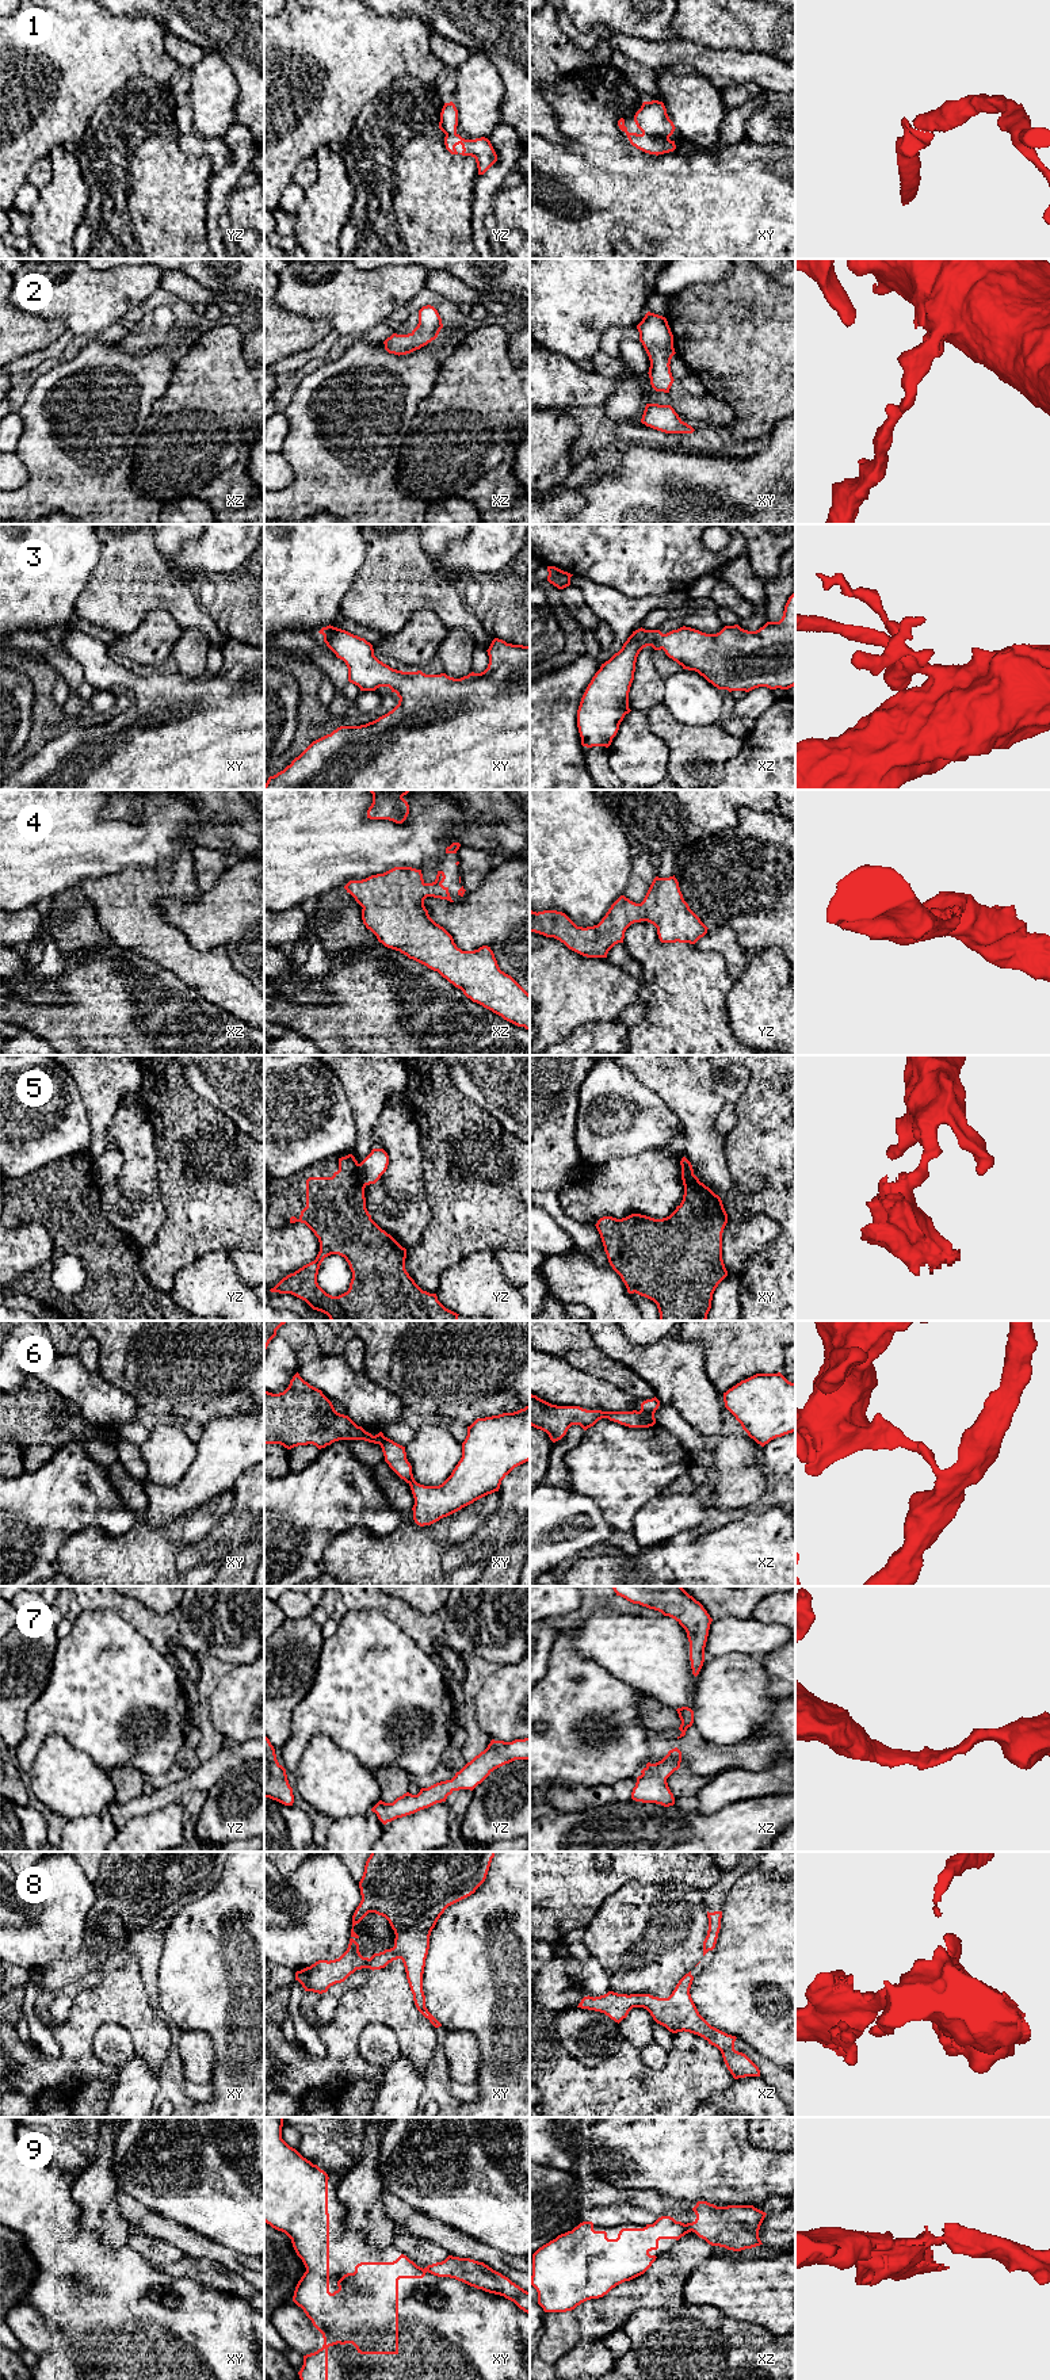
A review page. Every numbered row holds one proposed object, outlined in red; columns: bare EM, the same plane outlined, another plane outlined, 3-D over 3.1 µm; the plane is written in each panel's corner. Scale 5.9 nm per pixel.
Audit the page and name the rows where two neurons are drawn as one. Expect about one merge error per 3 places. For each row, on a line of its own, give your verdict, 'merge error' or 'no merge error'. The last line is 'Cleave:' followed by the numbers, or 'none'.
1: no merge error
2: no merge error
3: no merge error
4: no merge error
5: merge error
6: merge error
7: no merge error
8: no merge error
9: merge error
Cleave: 5, 6, 9

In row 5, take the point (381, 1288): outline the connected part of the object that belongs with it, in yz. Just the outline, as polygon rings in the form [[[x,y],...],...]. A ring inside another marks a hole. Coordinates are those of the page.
[[[352,1154],[339,1158],[339,1170],[332,1177],[306,1180],[306,1207],[298,1219],[291,1216],[290,1223],[305,1223],[318,1238],[320,1252],[314,1261],[283,1277],[270,1291],[291,1294],[305,1300],[313,1310],[327,1314],[331,1321],[458,1321],[459,1314],[446,1309],[436,1294],[423,1291],[409,1276],[405,1269],[406,1249],[371,1219],[366,1208],[364,1188],[359,1164]],[[331,1254],[344,1257],[352,1272],[348,1291],[339,1296],[327,1294],[317,1283],[320,1265]]]

